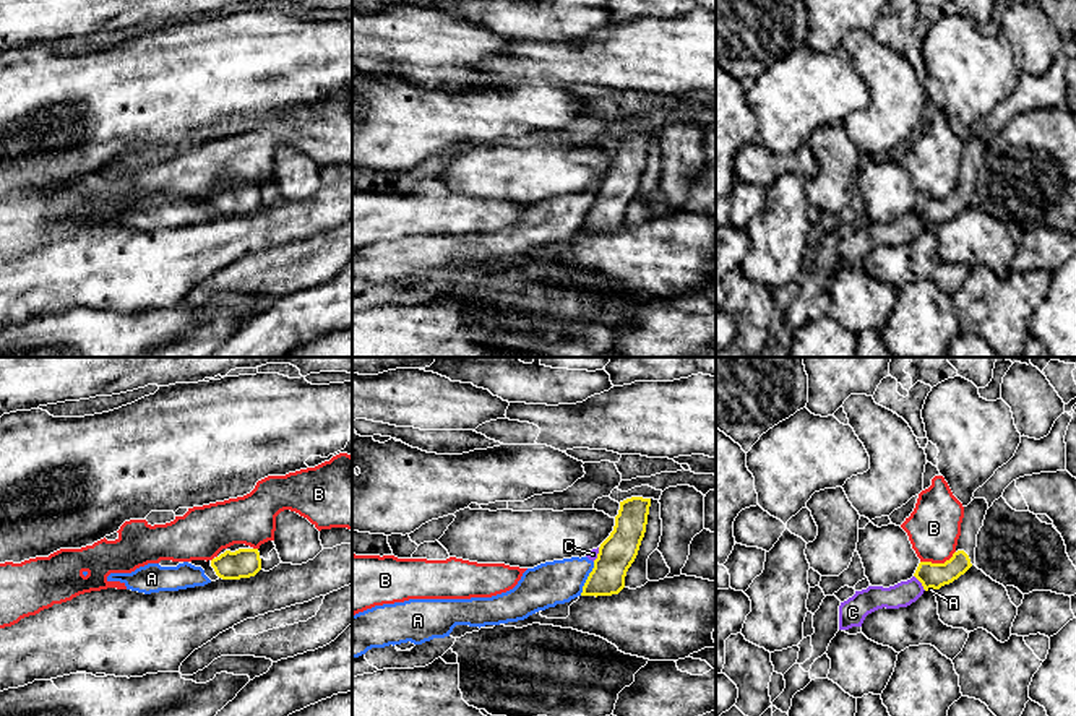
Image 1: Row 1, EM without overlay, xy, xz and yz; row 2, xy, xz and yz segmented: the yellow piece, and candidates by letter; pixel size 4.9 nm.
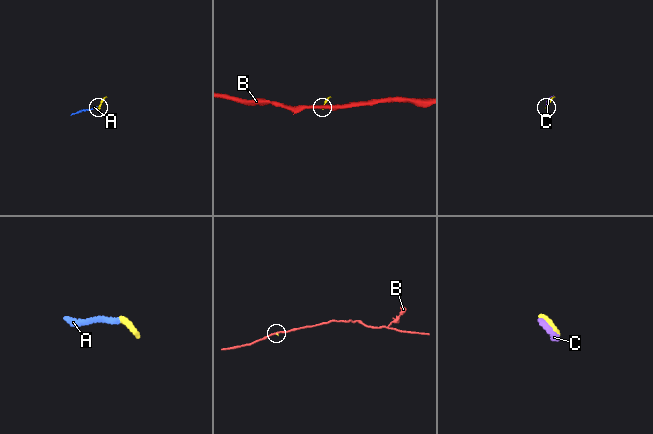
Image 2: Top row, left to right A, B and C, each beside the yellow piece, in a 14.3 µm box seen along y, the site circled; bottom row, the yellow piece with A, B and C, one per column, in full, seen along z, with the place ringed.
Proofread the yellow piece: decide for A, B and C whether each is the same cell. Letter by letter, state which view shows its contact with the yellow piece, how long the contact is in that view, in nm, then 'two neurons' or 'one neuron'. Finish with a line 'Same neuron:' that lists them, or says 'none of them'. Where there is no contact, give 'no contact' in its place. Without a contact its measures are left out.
A: xz | 180 nm | two neurons
B: yz | 190 nm | two neurons
C: yz | 100 nm | two neurons
Same neuron: none of them

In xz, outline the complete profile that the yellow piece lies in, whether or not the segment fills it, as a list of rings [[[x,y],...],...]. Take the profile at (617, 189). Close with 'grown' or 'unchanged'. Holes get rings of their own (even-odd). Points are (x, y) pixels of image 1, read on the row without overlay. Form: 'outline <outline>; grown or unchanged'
outline [[[631,133],[620,138],[615,162],[600,180],[594,205],[581,232],[612,232],[625,224],[625,213],[635,198],[646,169],[651,135]]]; unchanged

